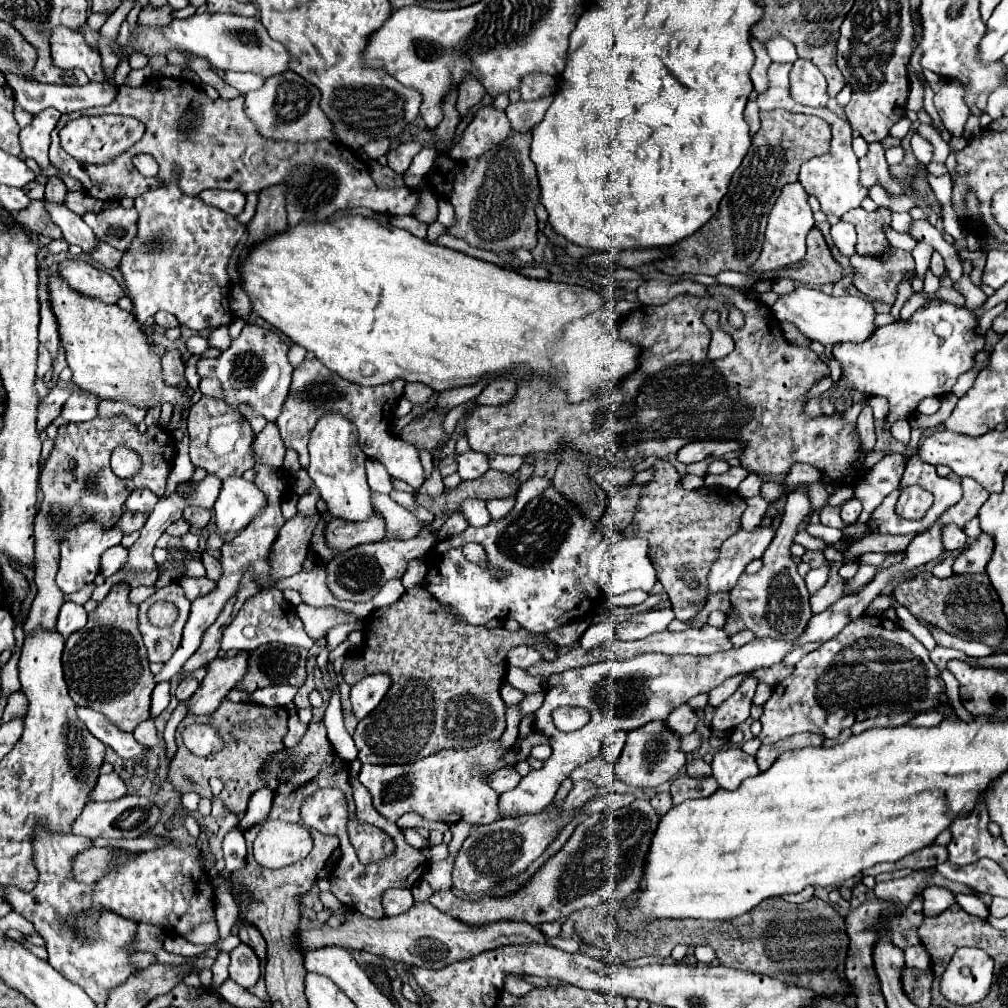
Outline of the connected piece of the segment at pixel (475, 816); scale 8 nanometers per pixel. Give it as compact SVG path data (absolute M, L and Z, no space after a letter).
M498 738L490 742L480 742L478 746L468 748L468 750L442 750L422 760L416 760L412 764L396 764L396 766L364 764L358 780L370 790L374 808L392 822L396 822L406 812L416 812L428 822L452 822L454 824L458 820L466 820L472 824L490 824L500 818L500 812L496 810L498 794L488 786L488 776L500 768L510 766L504 760L506 754L508 754L508 748L504 748L502 740Z

